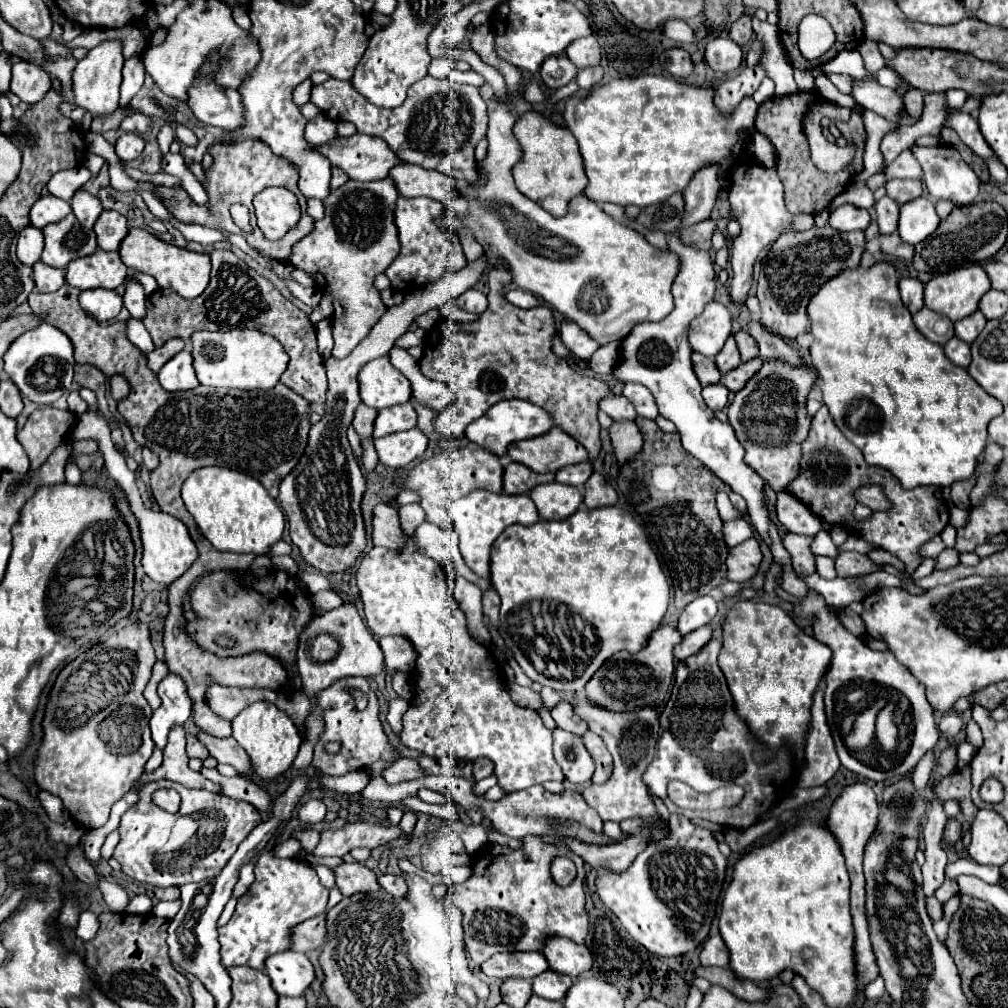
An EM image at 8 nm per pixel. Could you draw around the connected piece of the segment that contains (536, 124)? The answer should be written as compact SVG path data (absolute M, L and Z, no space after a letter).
M525 112L521 118L517 118L517 128L513 128L513 132L523 150L521 160L513 166L517 190L523 192L529 200L535 200L555 218L565 216L569 212L569 202L583 194L587 186L587 176L575 136L567 128L551 124L537 112Z

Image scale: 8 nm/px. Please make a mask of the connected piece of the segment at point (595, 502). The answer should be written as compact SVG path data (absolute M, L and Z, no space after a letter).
M593 472L583 488L585 488L585 494L583 494L585 500L583 502L587 508L613 506L617 502L617 492L599 472Z

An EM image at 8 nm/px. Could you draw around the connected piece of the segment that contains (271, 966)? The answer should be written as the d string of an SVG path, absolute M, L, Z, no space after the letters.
M283 950L265 960L265 974L271 978L271 986L281 996L303 996L307 986L313 982L313 966L303 952Z

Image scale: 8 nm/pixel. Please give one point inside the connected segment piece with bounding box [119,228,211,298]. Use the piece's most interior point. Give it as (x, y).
(187, 273)

